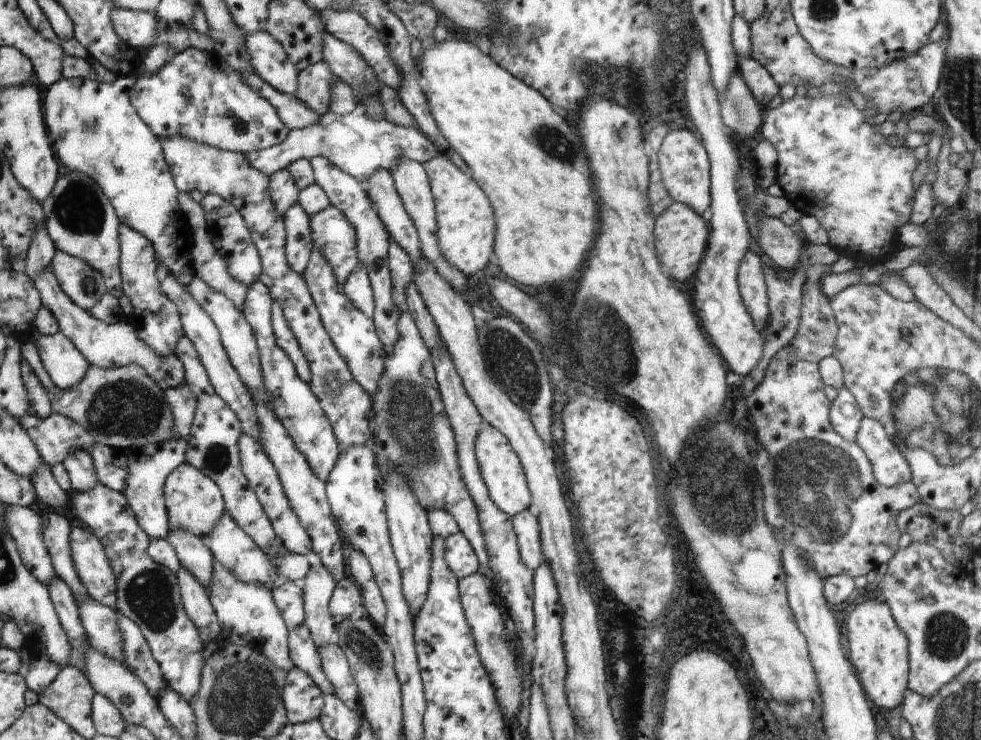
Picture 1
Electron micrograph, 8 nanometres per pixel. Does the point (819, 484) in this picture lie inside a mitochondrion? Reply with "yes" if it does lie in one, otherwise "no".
yes

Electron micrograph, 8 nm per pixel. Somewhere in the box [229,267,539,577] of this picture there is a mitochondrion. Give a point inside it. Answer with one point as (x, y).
(410, 417)

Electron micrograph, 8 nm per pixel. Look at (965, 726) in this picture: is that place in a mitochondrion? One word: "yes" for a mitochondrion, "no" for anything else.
yes

